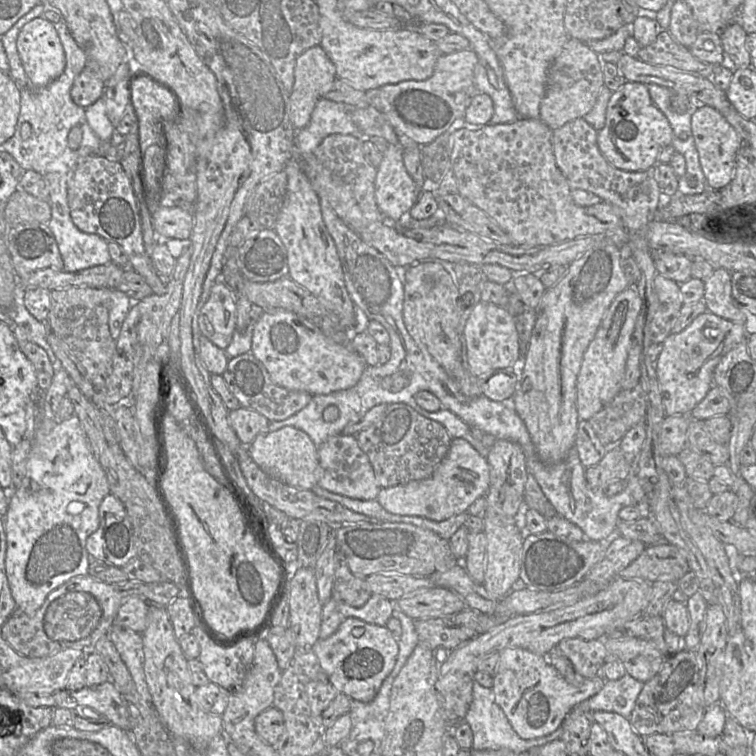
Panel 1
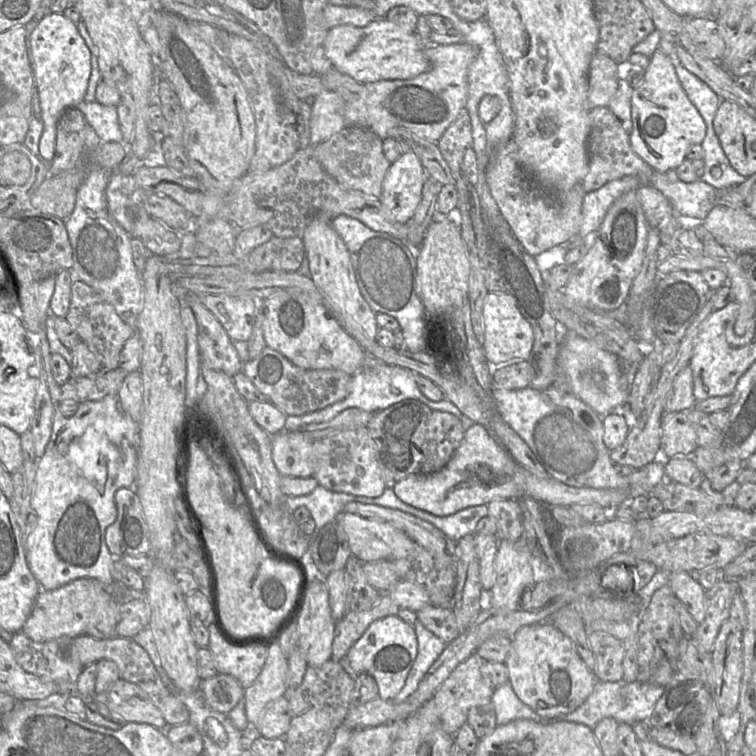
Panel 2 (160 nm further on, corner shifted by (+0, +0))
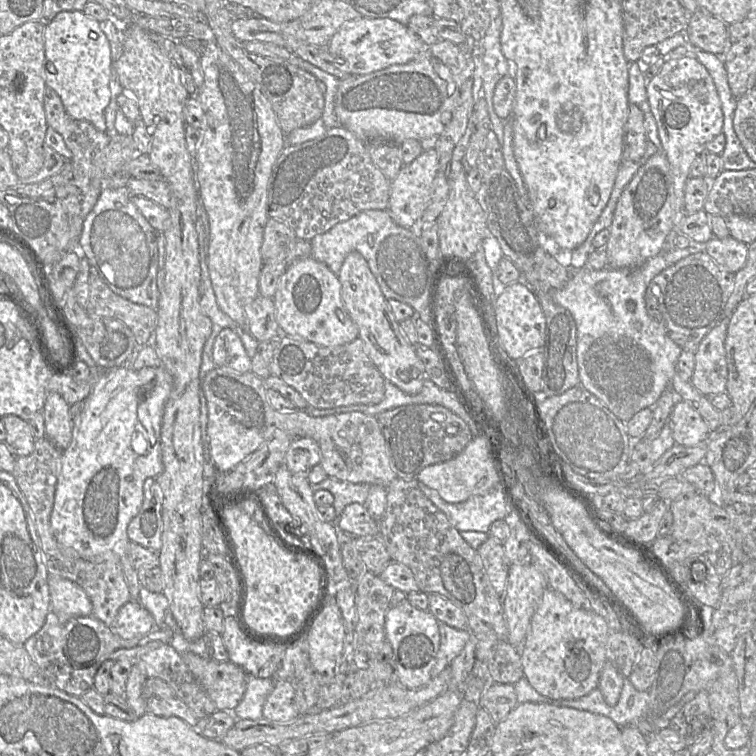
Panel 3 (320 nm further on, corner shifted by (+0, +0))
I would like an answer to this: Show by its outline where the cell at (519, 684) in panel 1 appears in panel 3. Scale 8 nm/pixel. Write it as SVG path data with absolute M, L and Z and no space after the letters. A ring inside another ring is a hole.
M547 587L519 649L523 677L548 698L580 698L597 688L600 672L607 662L609 634L608 623L602 616L589 608L576 607L561 593Z

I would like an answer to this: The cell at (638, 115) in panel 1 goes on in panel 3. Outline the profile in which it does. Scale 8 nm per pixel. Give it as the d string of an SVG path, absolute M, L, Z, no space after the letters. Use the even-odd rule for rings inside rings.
M683 57L664 63L661 71L646 85L647 99L657 124L661 150L666 154L676 174L689 177L689 170L696 159L716 136L723 134L724 115L714 81L708 70L695 58Z

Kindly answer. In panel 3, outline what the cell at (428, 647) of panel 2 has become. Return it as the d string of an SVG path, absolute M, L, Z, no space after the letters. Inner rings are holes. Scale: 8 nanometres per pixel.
M439 622L440 646L432 668L432 678L449 667L452 660L462 651L472 637L468 629L455 629Z

